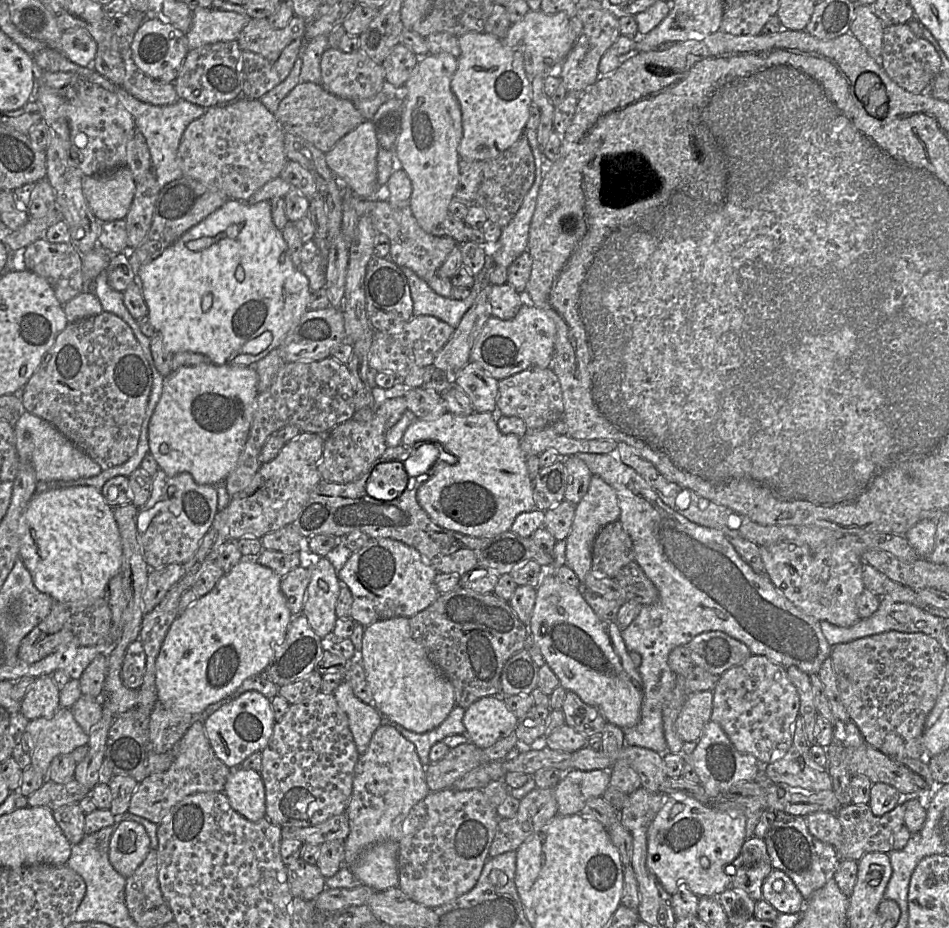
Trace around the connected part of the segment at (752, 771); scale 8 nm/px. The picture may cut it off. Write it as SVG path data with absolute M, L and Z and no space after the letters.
M712 720L705 725L694 752L686 756L686 763L693 766L710 799L719 798L738 783L754 781L758 773L758 759L752 754L739 752L720 724Z

